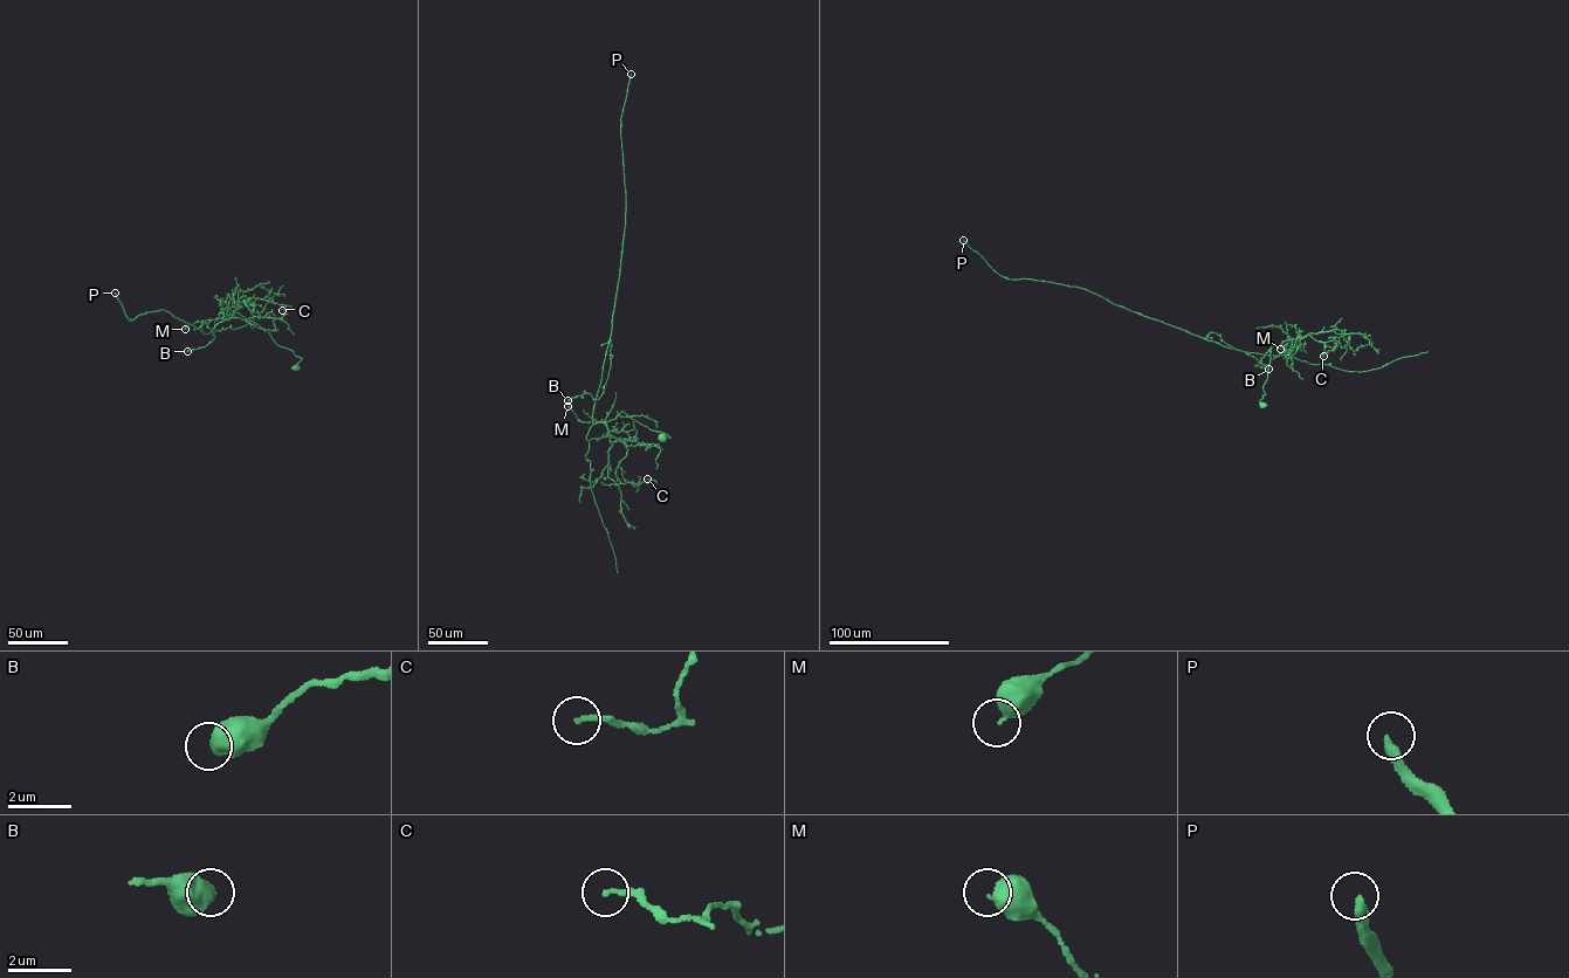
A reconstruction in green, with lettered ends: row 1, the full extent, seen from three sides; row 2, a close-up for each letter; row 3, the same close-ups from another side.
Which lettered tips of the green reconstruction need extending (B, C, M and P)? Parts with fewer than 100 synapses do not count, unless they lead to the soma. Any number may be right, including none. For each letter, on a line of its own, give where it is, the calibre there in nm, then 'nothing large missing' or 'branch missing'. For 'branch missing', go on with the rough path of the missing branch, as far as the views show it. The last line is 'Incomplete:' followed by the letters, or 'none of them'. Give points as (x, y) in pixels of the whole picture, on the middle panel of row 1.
B: place (568, 400); calibre 650 nm; nothing large missing
C: place (647, 479); calibre 150 nm; nothing large missing
M: place (568, 406); calibre 420 nm; nothing large missing
P: place (631, 74); calibre 320 nm; branch missing
Incomplete: P

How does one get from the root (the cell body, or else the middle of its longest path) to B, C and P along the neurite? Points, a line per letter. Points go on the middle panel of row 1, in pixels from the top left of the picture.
B: (662, 438), (671, 438), (624, 412), (593, 421), (608, 341), (612, 356), (603, 394), (568, 400)
C: (662, 438), (671, 438), (624, 412), (606, 422), (627, 450), (616, 469), (620, 483), (647, 479)
P: (662, 438), (671, 438), (624, 412), (605, 422), (592, 419), (612, 330), (625, 226), (620, 125), (631, 74)

